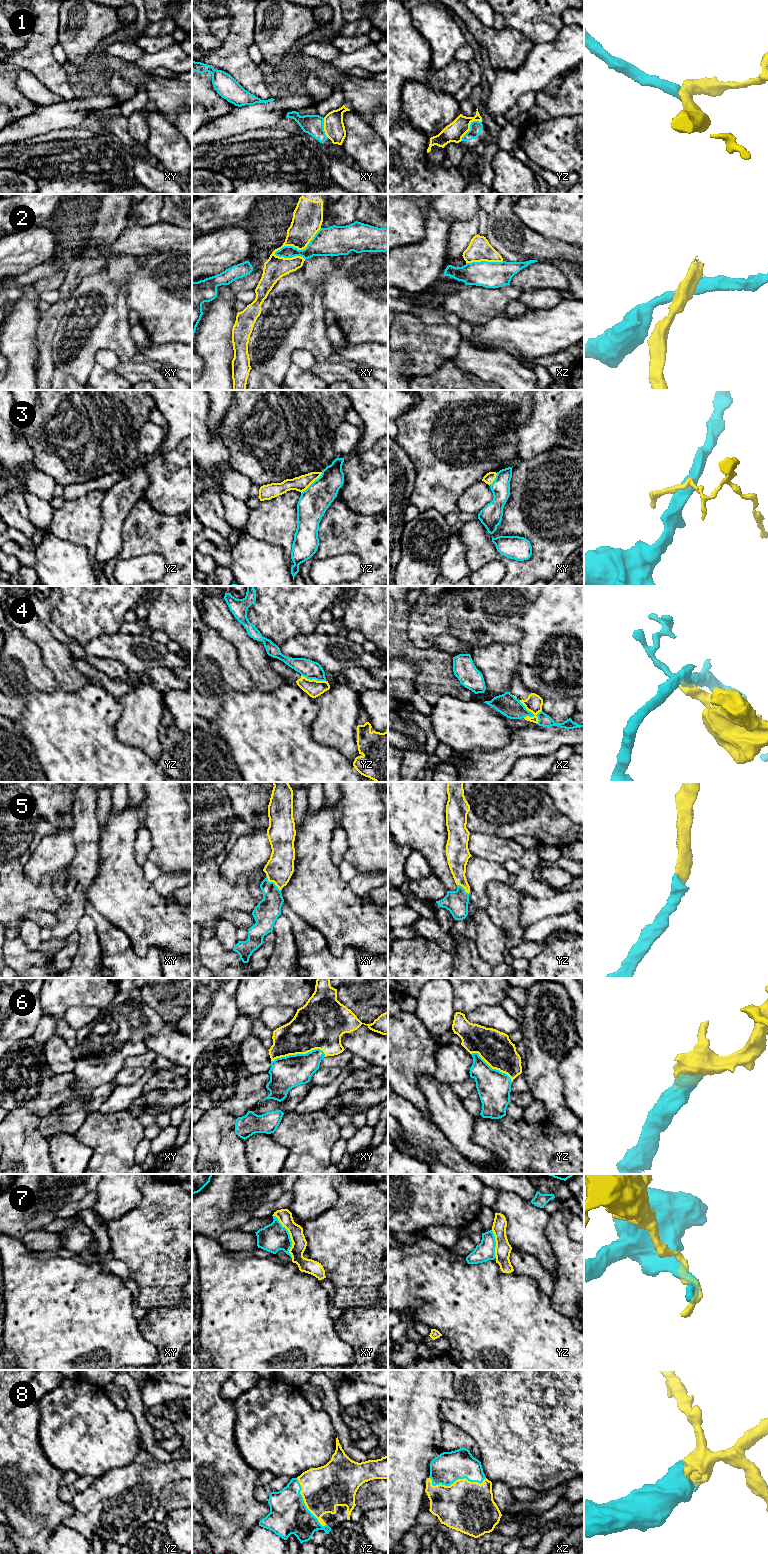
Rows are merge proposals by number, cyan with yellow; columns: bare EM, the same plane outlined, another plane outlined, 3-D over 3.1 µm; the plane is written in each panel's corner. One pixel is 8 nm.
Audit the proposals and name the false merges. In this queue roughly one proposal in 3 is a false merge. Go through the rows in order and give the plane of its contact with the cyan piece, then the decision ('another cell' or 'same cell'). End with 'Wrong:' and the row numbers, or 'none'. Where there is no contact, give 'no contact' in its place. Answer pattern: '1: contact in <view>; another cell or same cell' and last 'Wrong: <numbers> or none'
1: contact in yz; another cell
2: contact in xy; another cell
3: contact in yz; another cell
4: contact in xz; another cell
5: contact in xy; same cell
6: contact in xy; same cell
7: contact in xy; another cell
8: contact in xz; same cell
Wrong: 1, 2, 3, 4, 7

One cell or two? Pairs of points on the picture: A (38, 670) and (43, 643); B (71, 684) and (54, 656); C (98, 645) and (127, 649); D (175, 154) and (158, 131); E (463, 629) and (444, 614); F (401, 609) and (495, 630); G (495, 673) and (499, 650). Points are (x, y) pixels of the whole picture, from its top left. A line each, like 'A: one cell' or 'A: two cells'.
A: two cells
B: one cell
C: one cell
D: one cell
E: one cell
F: two cells
G: one cell

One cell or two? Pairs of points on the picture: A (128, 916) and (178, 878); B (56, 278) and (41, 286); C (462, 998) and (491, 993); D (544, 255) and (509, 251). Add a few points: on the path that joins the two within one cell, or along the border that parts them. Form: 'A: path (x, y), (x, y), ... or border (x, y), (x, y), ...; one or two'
A: border (152, 883), (153, 887), (162, 896), (173, 899); two
B: path (52, 282), (45, 284); one
C: path (469, 995), (471, 993), (484, 993); one
D: path (535, 251), (518, 251); one

